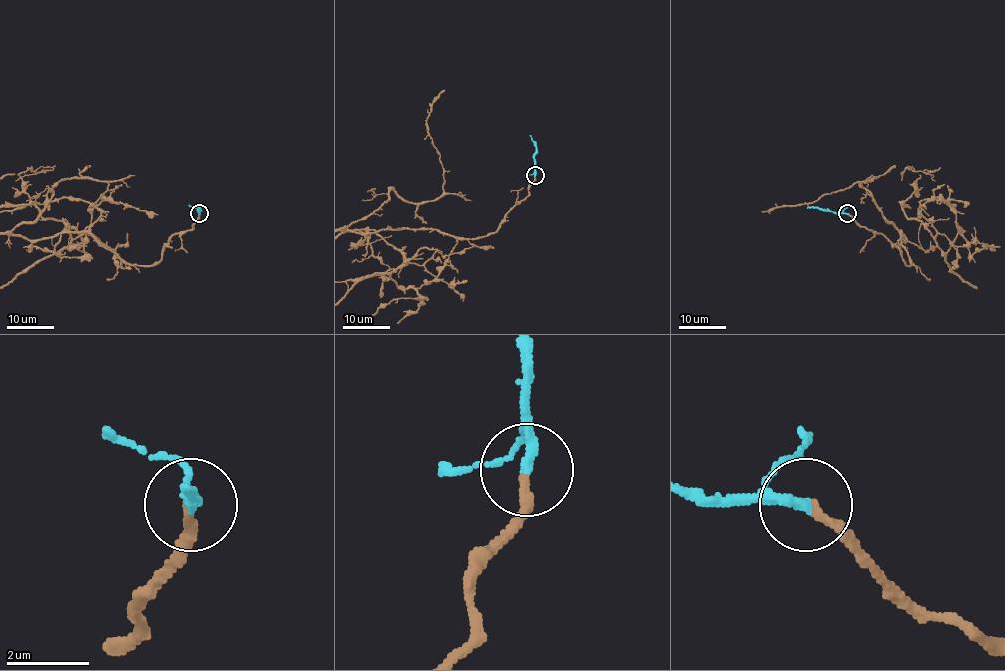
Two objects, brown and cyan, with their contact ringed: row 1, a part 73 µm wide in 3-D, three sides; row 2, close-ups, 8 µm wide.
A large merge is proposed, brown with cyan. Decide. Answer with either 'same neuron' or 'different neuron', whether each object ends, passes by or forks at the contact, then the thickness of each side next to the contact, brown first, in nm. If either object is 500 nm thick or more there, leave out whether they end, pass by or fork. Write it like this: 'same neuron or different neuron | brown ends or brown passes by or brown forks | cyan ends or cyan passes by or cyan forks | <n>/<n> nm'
same neuron | brown ends | cyan passes by | 220/180 nm

